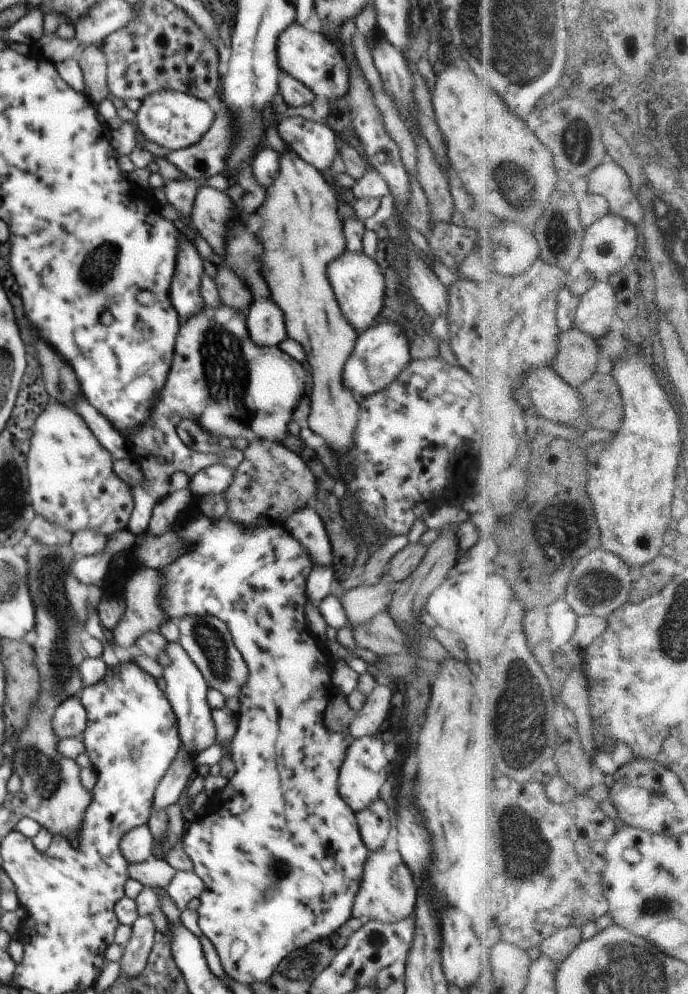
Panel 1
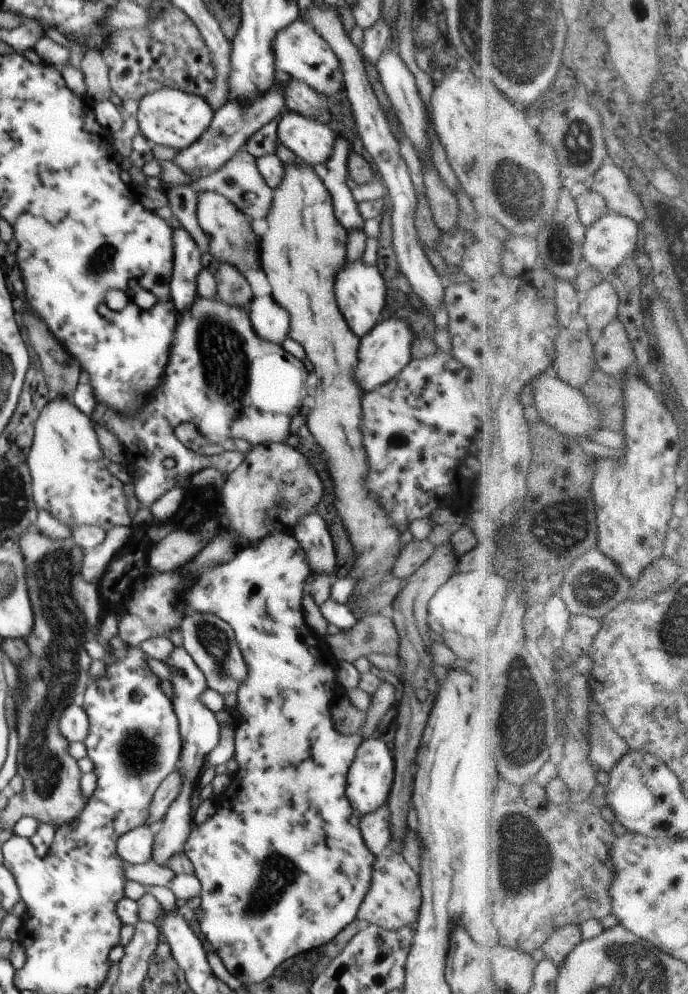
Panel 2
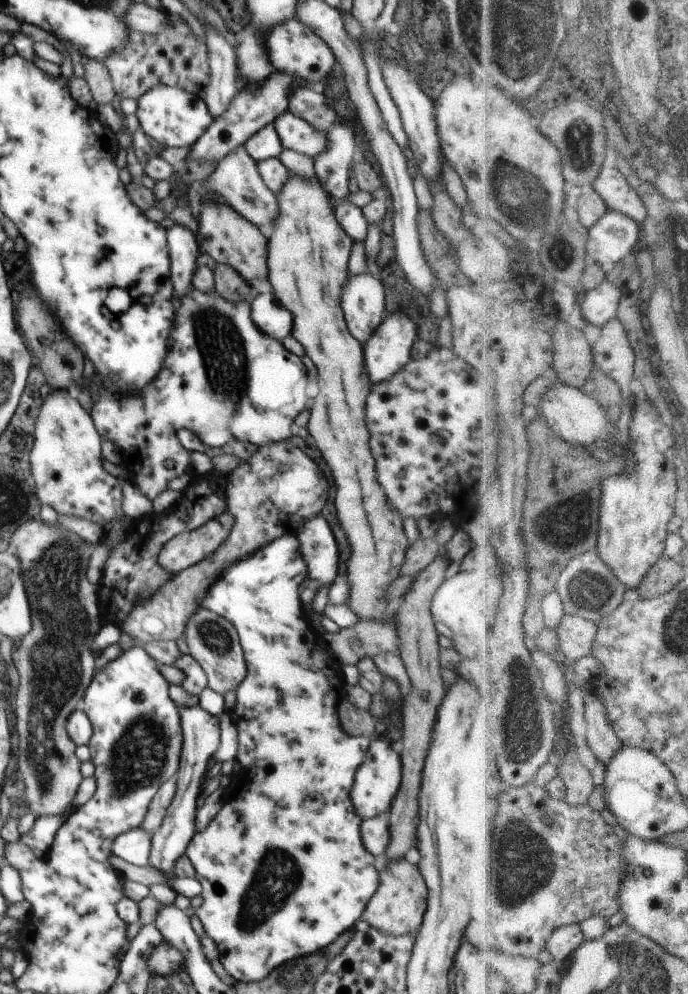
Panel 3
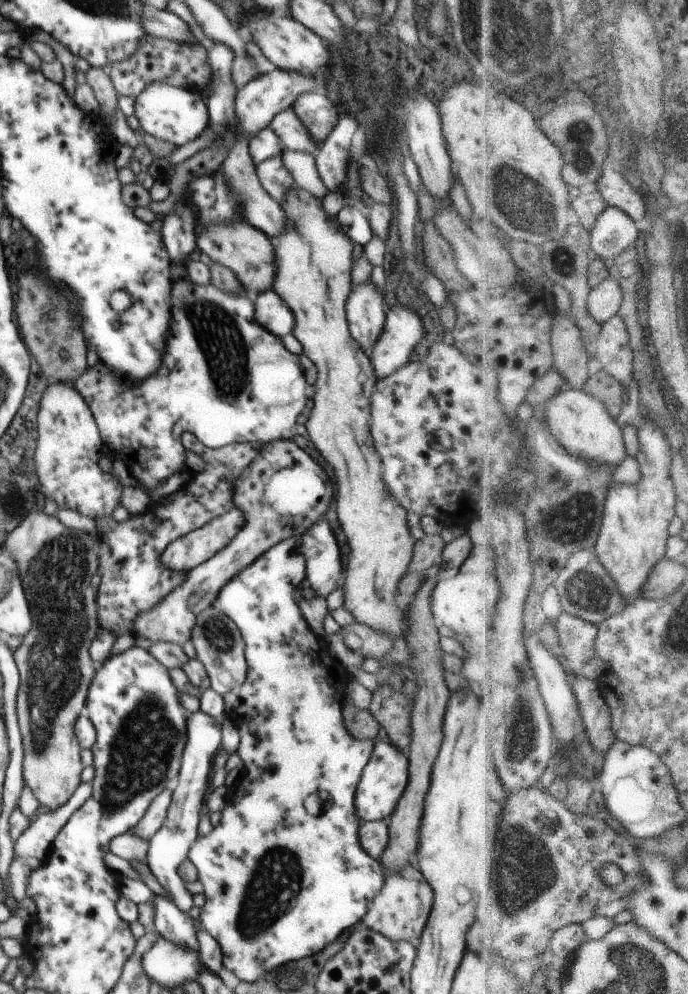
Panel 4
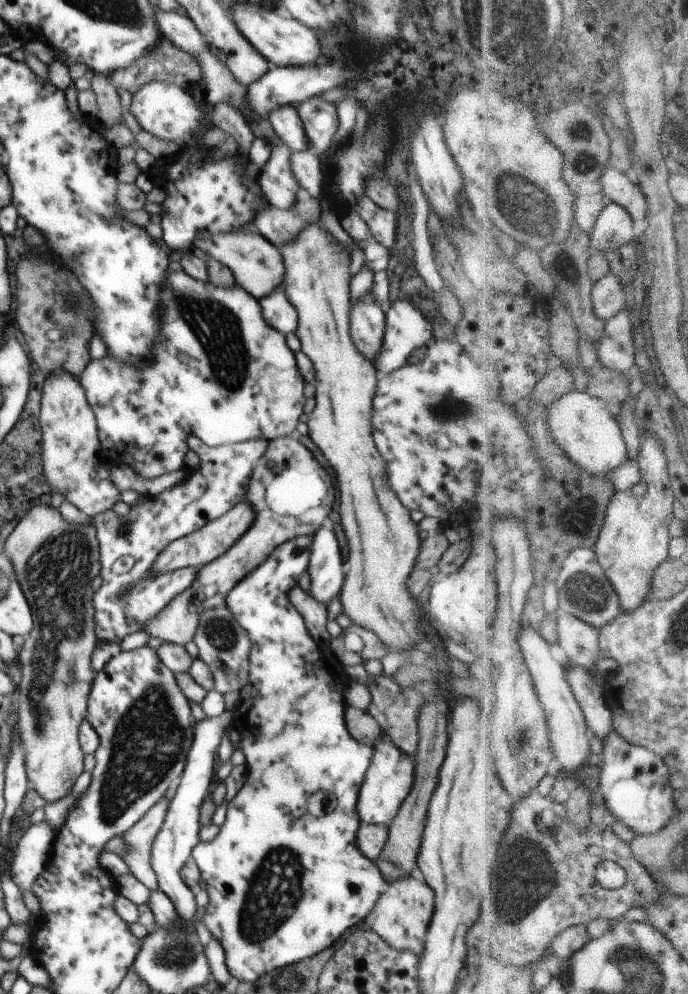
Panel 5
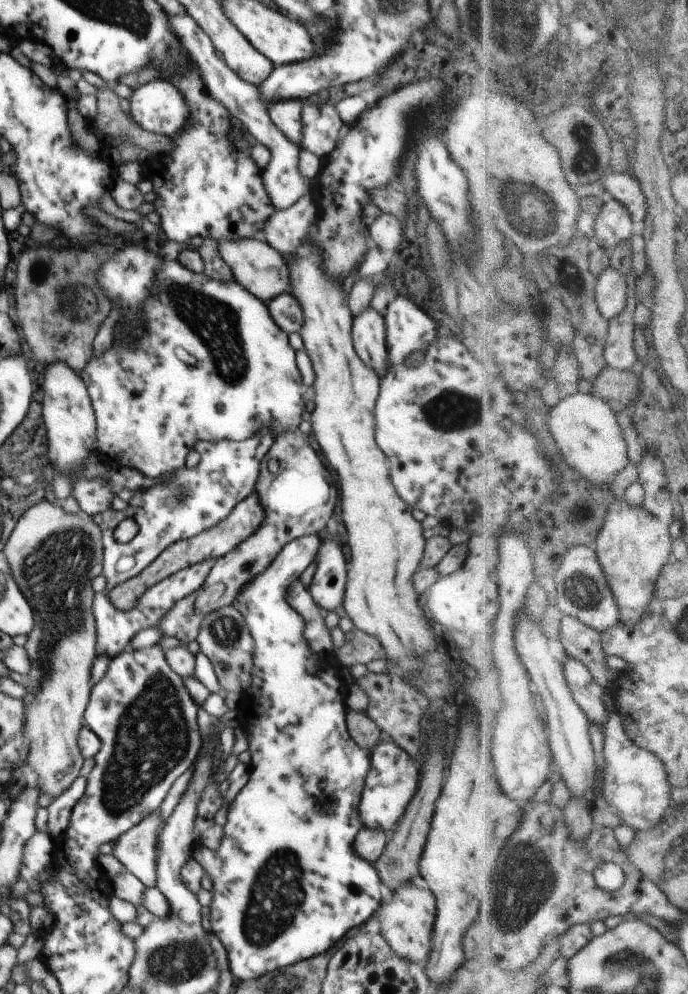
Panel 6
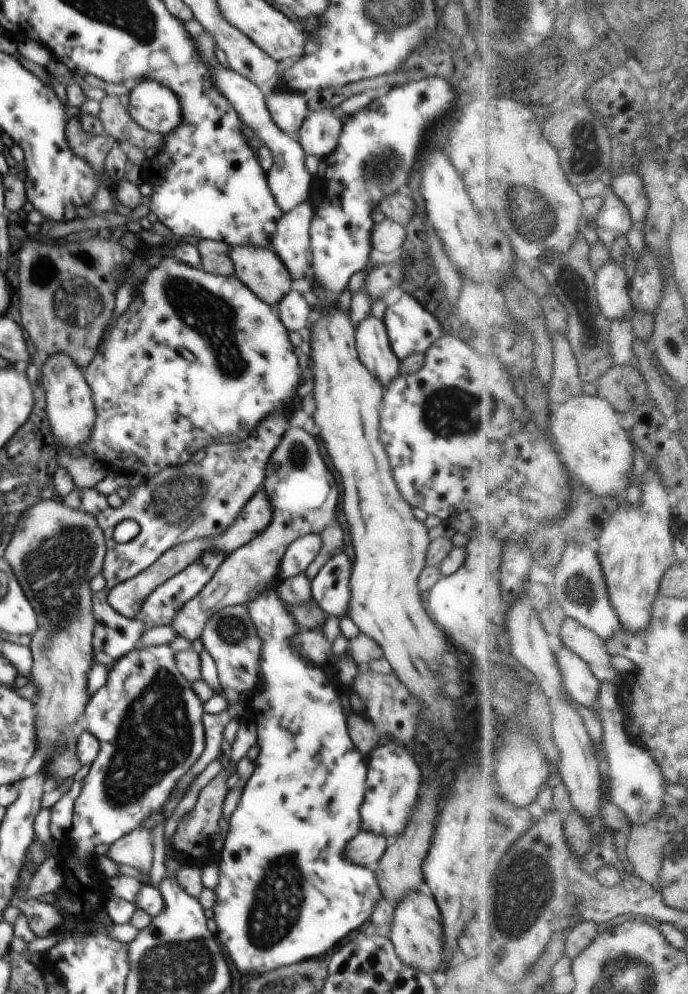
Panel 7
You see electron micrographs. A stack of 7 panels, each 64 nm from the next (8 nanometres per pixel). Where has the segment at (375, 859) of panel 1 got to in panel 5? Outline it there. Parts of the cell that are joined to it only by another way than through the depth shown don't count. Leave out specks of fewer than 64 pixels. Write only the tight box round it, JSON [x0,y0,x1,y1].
[364,876,435,957]

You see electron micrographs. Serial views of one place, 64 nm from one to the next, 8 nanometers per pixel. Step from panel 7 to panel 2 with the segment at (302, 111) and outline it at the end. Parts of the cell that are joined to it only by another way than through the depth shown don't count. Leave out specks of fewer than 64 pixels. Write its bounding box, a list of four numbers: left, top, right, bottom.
[277,111,336,167]

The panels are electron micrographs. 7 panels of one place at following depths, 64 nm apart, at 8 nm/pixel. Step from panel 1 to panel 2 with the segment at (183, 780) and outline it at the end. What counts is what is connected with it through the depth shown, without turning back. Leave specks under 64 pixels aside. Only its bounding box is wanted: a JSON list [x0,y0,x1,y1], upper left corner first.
[146,766,182,825]

